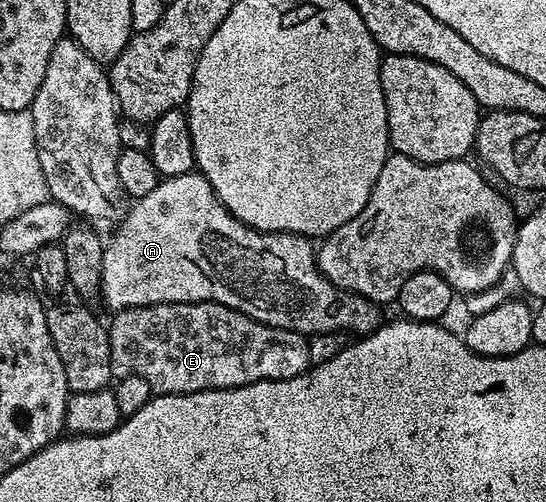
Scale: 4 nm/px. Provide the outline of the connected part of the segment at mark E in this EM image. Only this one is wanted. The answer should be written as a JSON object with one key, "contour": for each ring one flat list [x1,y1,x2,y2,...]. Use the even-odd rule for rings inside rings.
{"contour":[[212,301,161,303,120,309,109,321,111,367,116,378,141,375,152,394,236,389,258,381,288,381,310,369,309,340,302,333,261,323,228,305]]}

